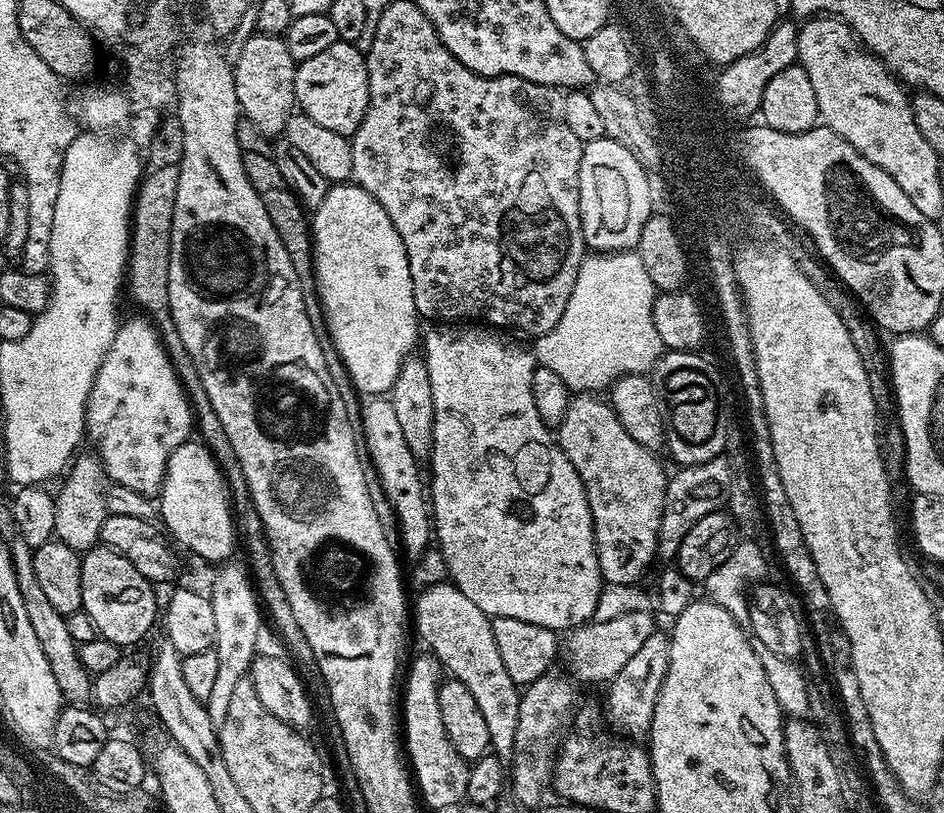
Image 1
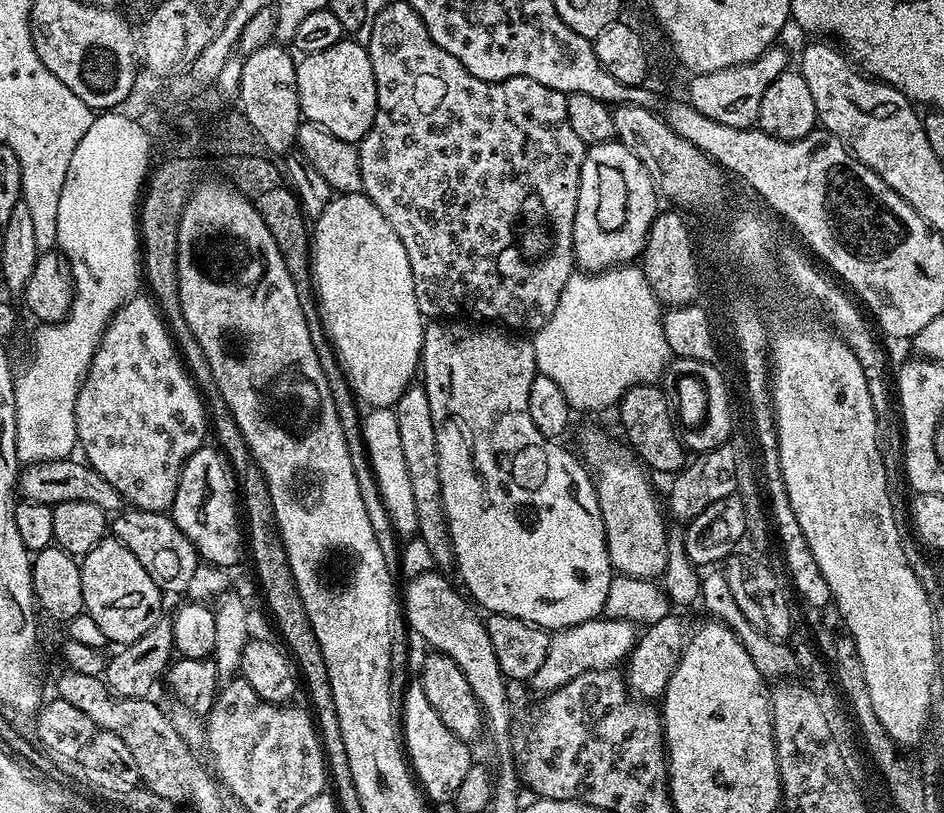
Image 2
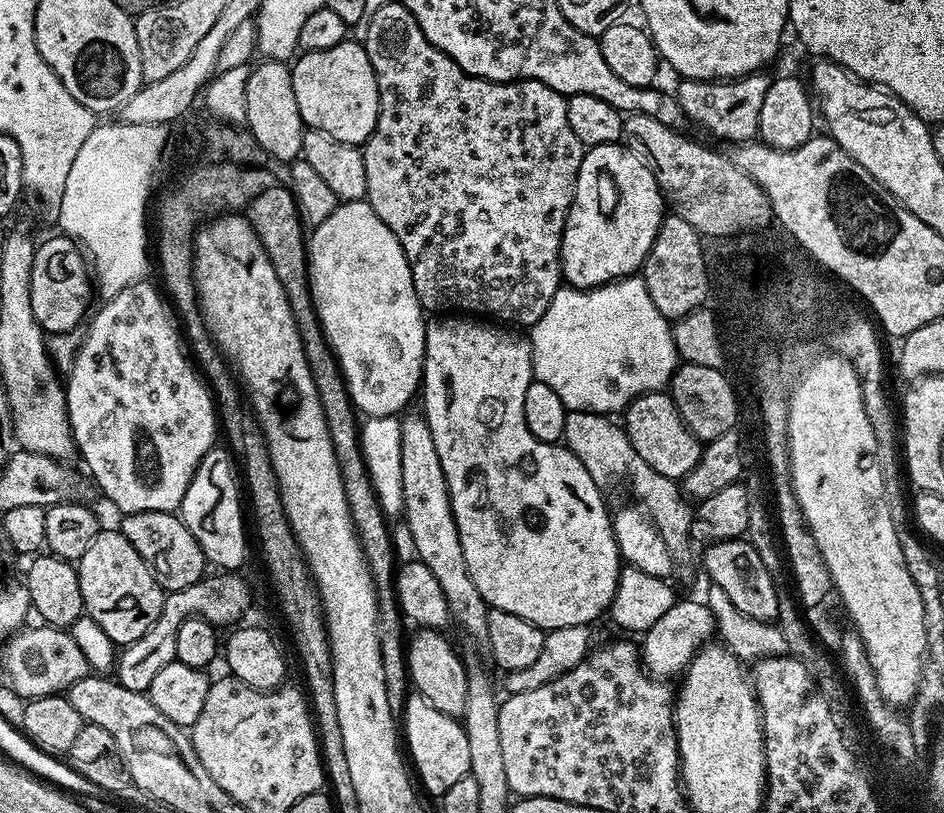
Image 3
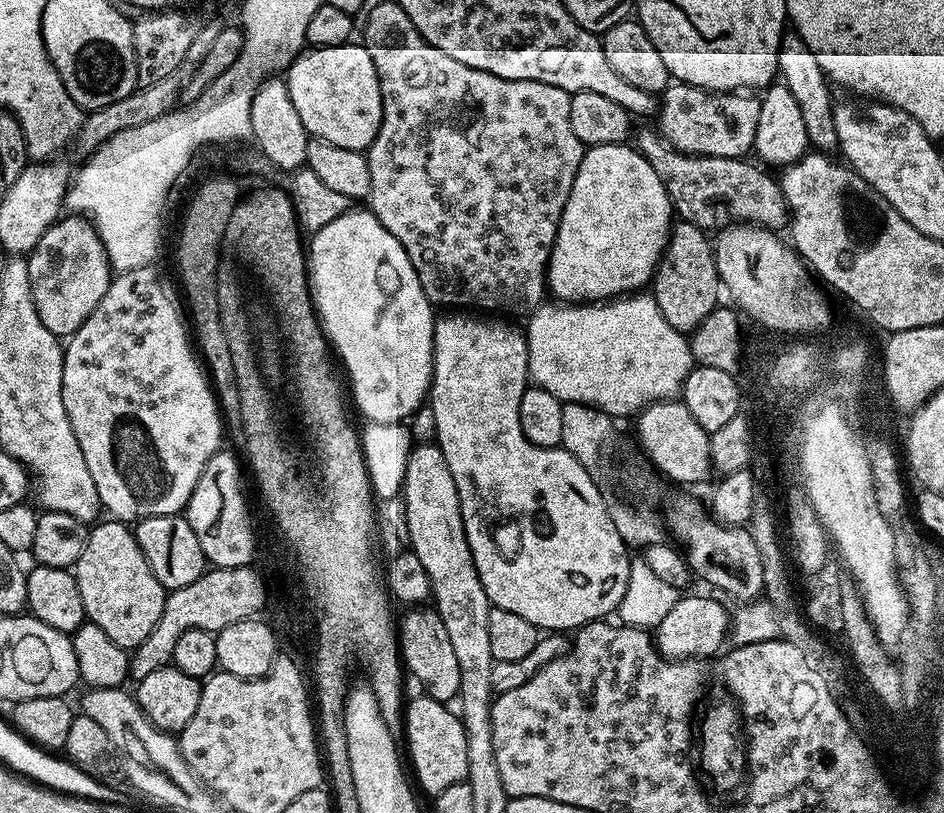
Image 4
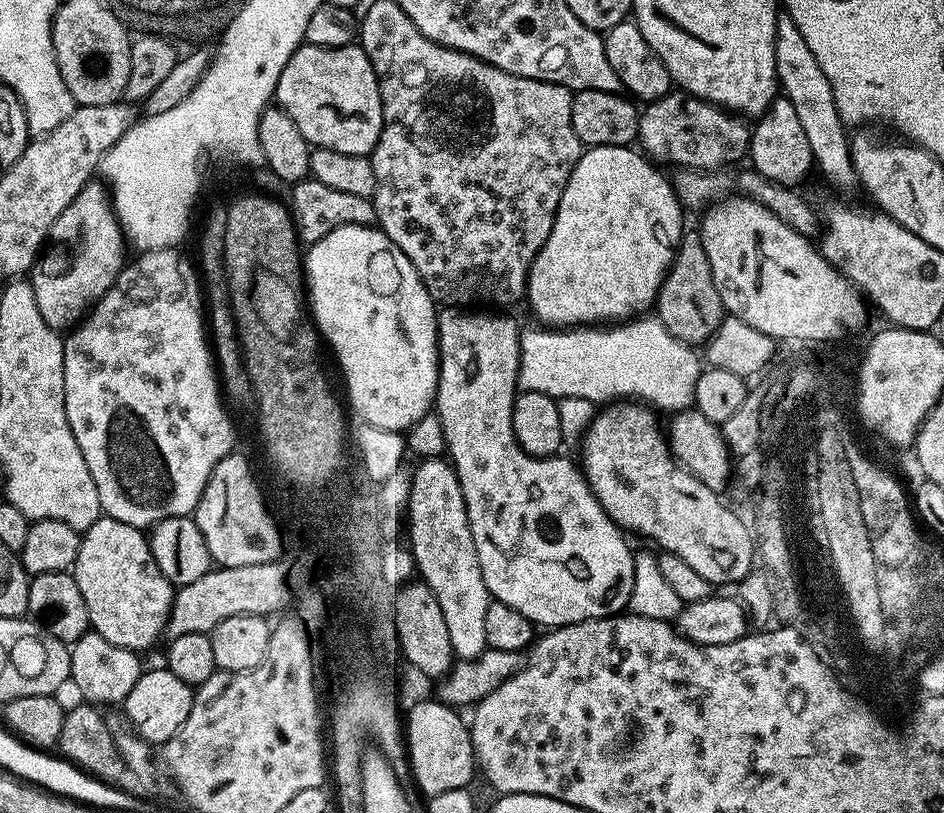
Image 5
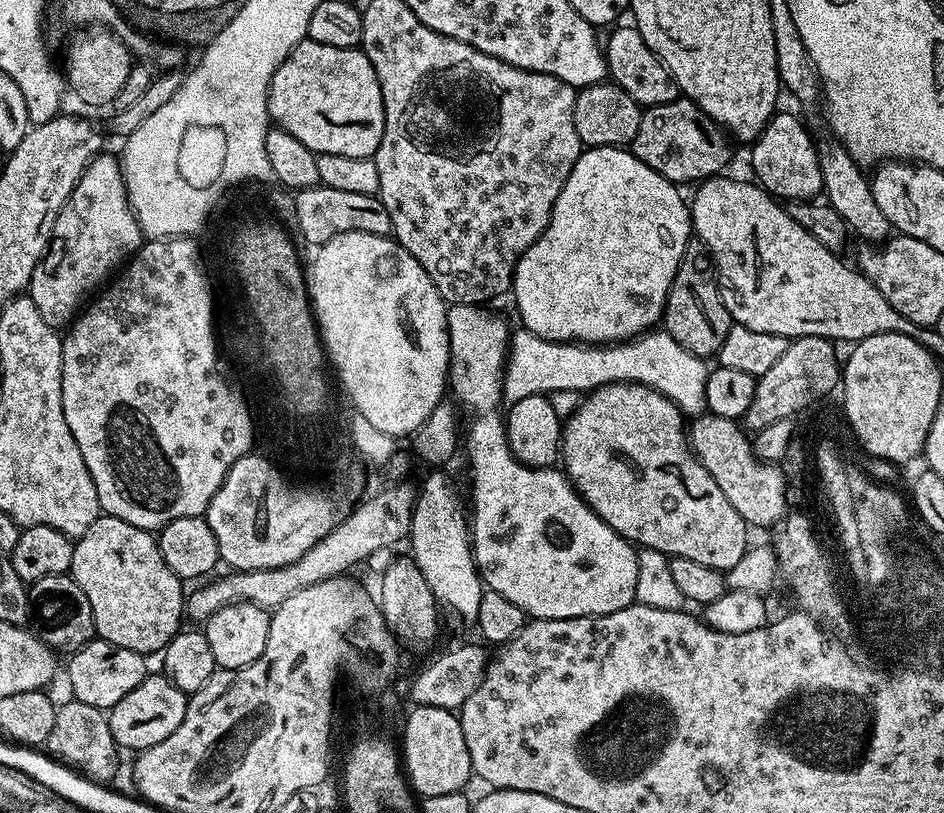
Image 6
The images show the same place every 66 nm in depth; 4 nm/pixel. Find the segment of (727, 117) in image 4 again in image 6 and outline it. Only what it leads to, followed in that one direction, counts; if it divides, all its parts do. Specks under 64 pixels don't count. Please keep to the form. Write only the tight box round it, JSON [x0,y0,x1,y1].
[630,98,732,186]

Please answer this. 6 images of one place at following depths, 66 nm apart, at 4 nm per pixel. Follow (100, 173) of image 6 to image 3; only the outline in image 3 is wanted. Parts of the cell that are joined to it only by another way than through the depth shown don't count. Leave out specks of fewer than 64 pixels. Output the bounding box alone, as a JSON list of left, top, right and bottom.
[30,234,94,334]

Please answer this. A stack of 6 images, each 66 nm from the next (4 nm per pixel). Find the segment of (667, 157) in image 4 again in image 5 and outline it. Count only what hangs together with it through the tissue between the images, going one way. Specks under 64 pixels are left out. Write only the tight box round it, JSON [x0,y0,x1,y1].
[670,168,818,238]

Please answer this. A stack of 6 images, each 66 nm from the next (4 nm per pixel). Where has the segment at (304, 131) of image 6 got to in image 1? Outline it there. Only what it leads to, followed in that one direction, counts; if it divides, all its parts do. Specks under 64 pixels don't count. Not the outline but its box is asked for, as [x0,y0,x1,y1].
[294,39,370,137]

